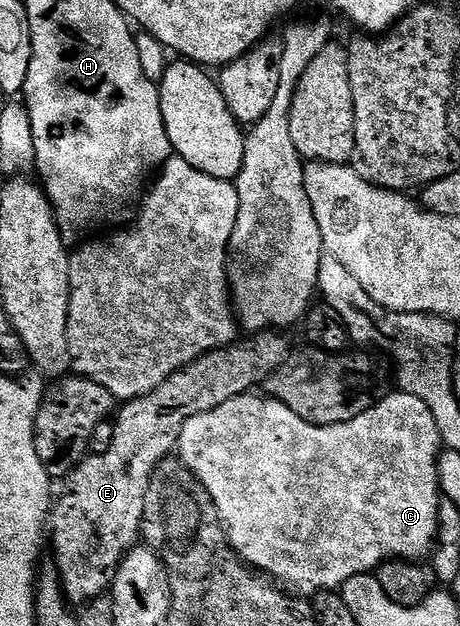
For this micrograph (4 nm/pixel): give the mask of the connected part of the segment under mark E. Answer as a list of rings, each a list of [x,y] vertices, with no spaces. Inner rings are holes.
[[[277,329],[258,331],[245,337],[249,339],[243,337],[225,347],[209,351],[187,364],[182,371],[175,372],[159,389],[120,404],[109,448],[102,455],[90,454],[69,474],[63,483],[65,492],[62,495],[60,492],[51,512],[51,551],[53,547],[53,555],[57,558],[55,571],[70,604],[92,604],[104,596],[101,595],[104,591],[106,594],[112,588],[126,554],[138,546],[145,522],[145,502],[155,469],[174,454],[183,425],[191,417],[223,405],[223,401],[250,394],[272,377],[291,354],[291,346],[281,335],[284,334]]]

